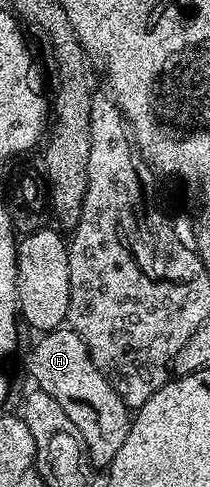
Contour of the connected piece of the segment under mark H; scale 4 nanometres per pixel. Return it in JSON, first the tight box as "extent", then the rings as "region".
{"extent":[29,329,133,468],"region":[[[56,329],[46,332],[31,348],[29,356],[34,386],[49,393],[49,397],[65,409],[69,421],[77,425],[77,433],[81,433],[81,441],[85,441],[92,468],[110,468],[113,457],[117,457],[121,445],[125,445],[125,437],[129,437],[133,415],[113,385],[109,385],[97,365],[93,365],[85,341],[81,341],[76,331]]]}

